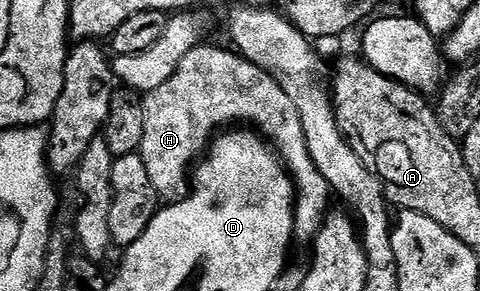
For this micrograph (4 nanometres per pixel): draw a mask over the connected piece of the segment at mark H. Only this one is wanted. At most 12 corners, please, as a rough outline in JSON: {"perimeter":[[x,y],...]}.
{"perimeter":[[201,46],[143,97],[157,197],[185,191],[218,130],[251,126],[296,186],[295,239],[334,193],[286,90]]}

